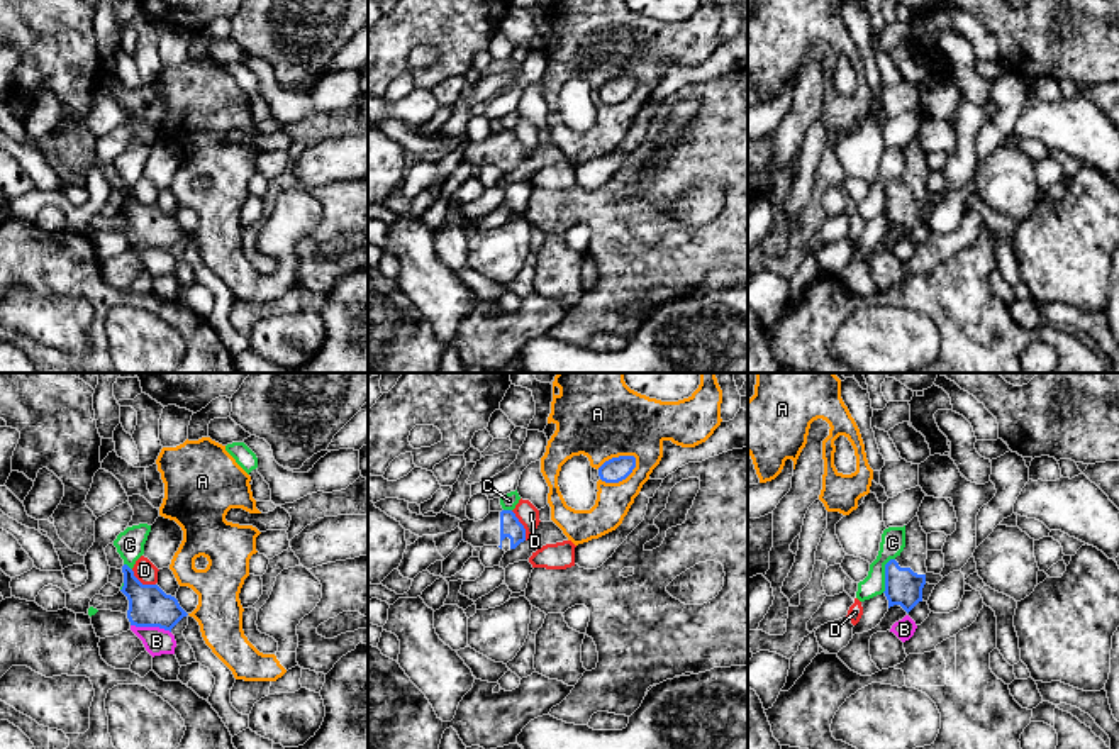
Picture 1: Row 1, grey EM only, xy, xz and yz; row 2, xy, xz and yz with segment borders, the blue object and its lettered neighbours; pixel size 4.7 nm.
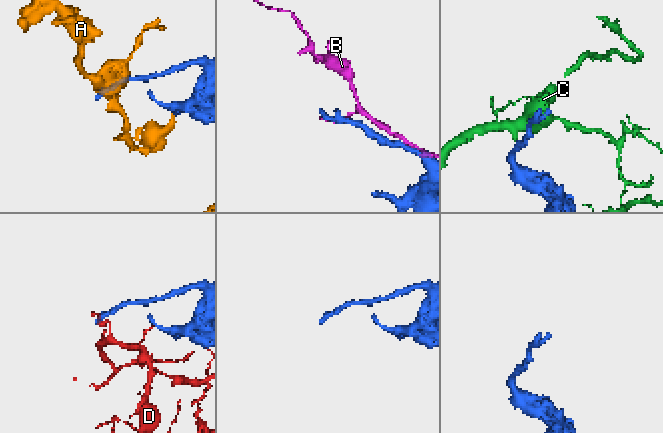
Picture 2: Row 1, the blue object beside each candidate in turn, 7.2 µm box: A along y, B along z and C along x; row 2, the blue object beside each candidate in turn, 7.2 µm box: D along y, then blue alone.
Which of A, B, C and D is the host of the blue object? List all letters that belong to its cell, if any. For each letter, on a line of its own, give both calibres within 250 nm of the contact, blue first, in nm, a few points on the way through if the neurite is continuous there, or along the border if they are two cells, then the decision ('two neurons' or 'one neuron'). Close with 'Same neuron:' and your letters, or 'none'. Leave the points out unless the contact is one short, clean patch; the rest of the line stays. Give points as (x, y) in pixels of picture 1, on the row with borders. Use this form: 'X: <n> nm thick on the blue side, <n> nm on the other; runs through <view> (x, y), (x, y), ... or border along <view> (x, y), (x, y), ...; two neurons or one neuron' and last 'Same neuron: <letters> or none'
A: 120 nm thick on the blue side, 280 nm on the other; two neurons
B: 190 nm thick on the blue side, 130 nm on the other; two neurons
C: 180 nm thick on the blue side, 110 nm on the other; border along yz (894, 558), (885, 565), (885, 588), (882, 592); two neurons
D: 100 nm thick on the blue side, 100 nm on the other; border along xz (511, 510), (523, 526), (526, 539); two neurons
Same neuron: none

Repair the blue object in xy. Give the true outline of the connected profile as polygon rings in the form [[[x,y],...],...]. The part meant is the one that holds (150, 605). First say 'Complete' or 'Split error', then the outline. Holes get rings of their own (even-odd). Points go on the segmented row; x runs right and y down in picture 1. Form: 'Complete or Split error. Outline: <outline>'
Split error. Outline: [[[105,547],[110,568],[124,573],[122,593],[129,600],[127,619],[136,627],[159,627],[170,630],[188,613],[180,607],[178,600],[166,595],[158,585],[142,585],[134,571],[124,563],[117,547]]]

